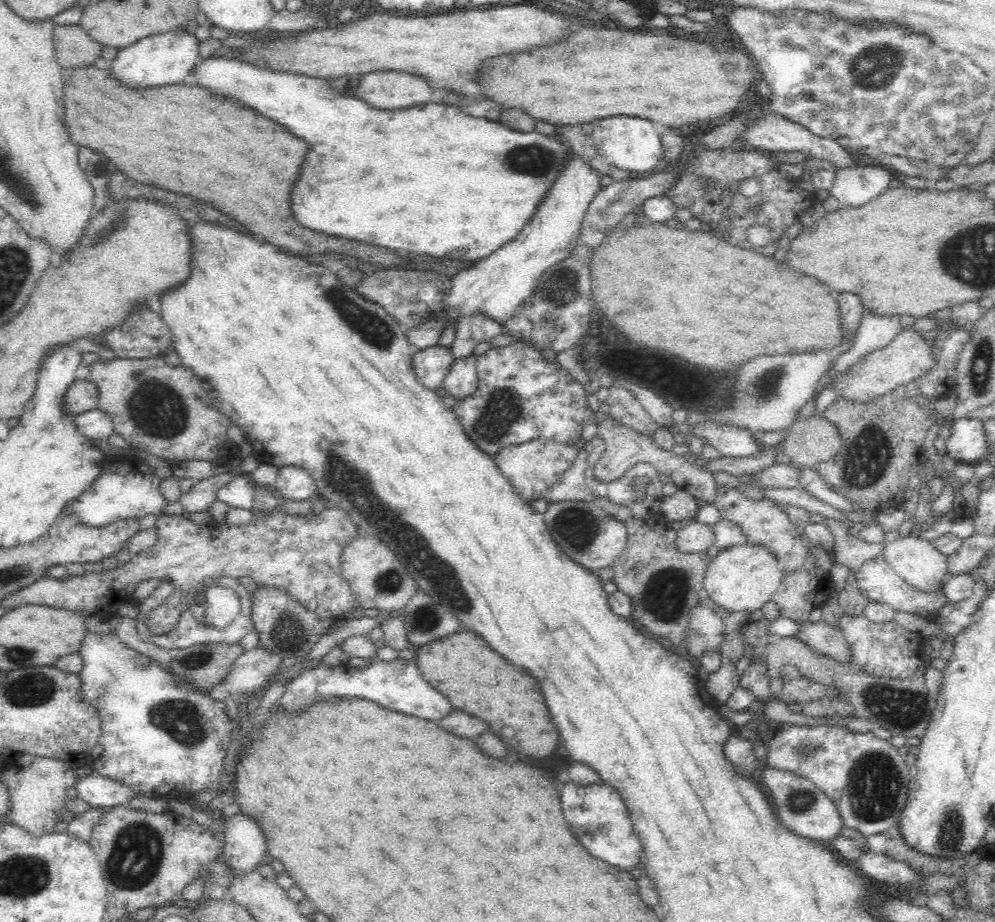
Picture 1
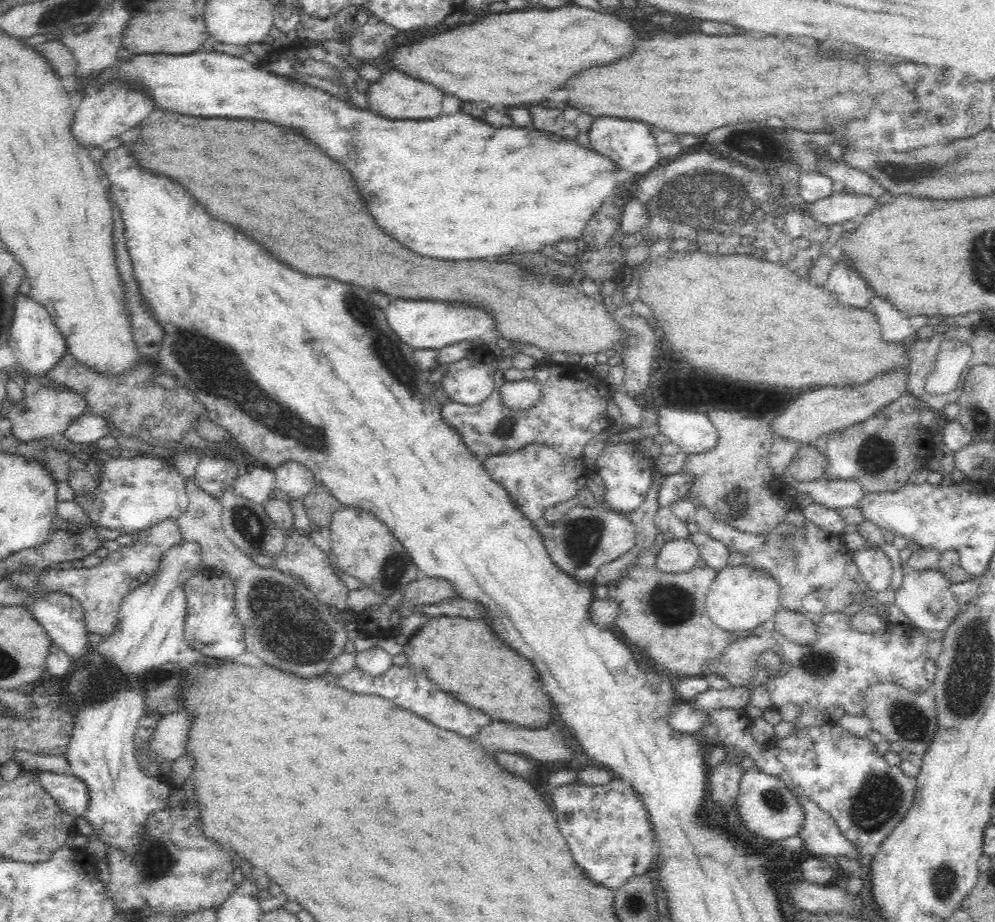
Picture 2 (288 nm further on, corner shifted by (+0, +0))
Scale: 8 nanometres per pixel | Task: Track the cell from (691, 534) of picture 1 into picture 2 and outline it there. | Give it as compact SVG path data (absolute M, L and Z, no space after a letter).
M674 538L666 542L658 554L658 568L662 572L684 572L694 568L700 560L700 550L690 538Z

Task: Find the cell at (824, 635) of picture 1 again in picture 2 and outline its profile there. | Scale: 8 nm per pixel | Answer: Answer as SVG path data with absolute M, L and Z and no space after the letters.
M780 606L778 614L772 618L772 622L776 624L776 630L794 644L810 646L810 644L816 644L816 640L818 640L816 620L806 614L798 614L798 612L792 612L792 610L786 610Z

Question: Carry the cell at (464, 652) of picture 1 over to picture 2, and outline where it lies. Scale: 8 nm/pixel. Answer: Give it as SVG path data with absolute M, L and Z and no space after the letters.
M438 616L408 638L406 656L416 672L426 674L430 682L466 706L490 716L492 722L512 722L530 730L552 724L550 708L554 708L554 704L542 692L536 668L524 656L506 648L484 620Z

